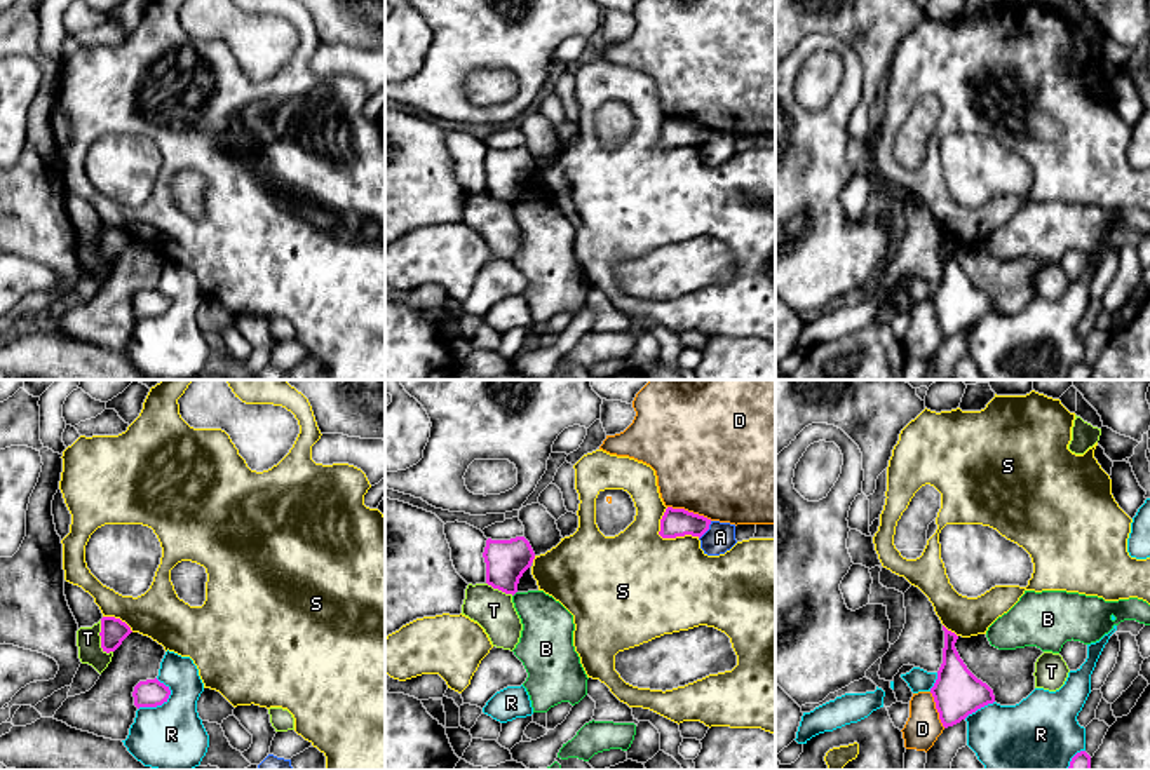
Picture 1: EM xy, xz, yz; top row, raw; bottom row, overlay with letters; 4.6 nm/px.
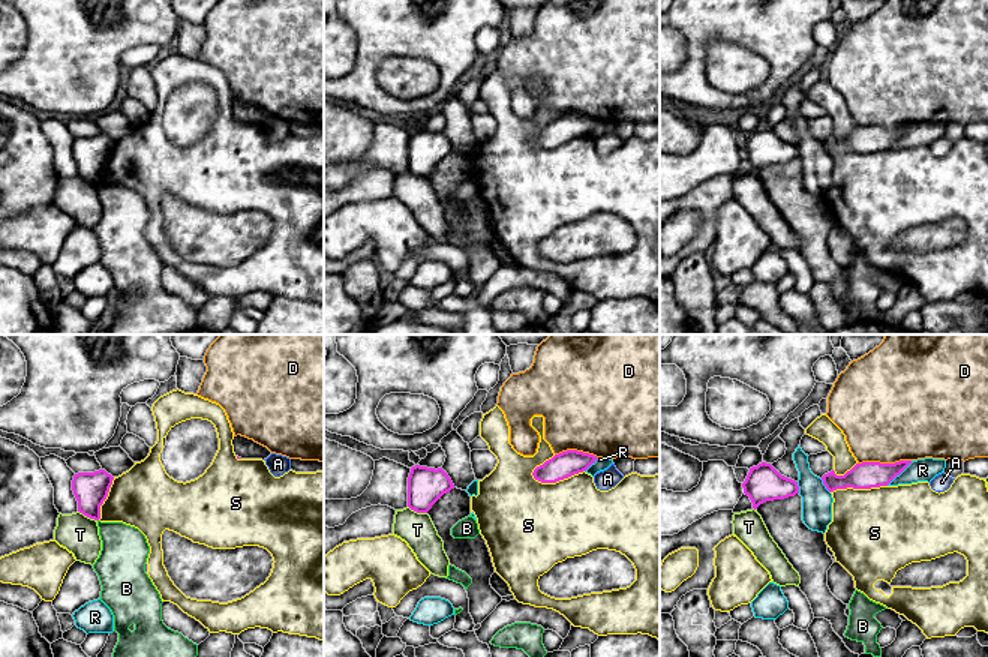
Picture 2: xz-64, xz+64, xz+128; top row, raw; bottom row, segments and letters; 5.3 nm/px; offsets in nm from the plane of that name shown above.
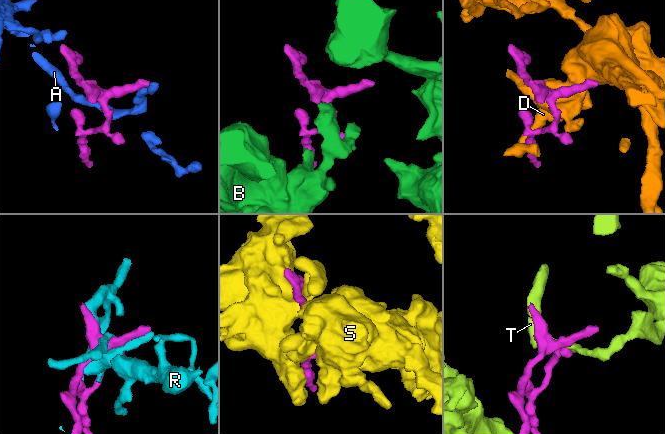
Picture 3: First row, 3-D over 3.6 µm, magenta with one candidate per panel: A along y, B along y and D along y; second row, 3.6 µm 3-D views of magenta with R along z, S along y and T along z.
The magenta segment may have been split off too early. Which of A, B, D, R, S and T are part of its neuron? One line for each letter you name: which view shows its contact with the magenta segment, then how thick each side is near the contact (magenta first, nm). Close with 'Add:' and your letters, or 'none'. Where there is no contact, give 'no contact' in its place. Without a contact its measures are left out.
Add: none

